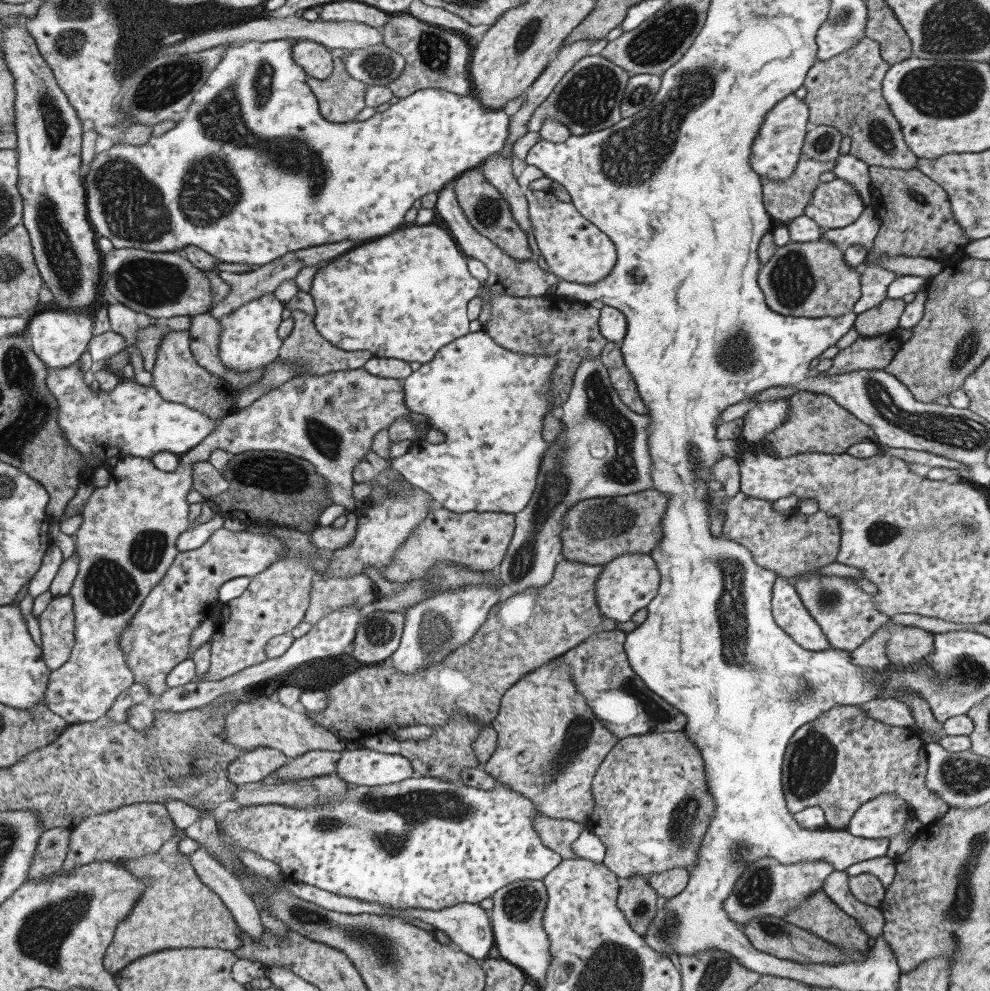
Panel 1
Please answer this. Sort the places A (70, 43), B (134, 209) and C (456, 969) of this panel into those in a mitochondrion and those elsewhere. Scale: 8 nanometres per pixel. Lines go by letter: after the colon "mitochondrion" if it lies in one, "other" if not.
A: mitochondrion
B: mitochondrion
C: other

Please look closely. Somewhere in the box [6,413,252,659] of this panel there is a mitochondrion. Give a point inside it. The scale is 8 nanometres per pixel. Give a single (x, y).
(111, 588)

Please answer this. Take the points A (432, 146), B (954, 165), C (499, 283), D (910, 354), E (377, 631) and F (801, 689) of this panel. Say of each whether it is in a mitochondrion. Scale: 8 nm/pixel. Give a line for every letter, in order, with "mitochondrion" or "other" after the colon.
A: other
B: other
C: other
D: other
E: mitochondrion
F: mitochondrion

